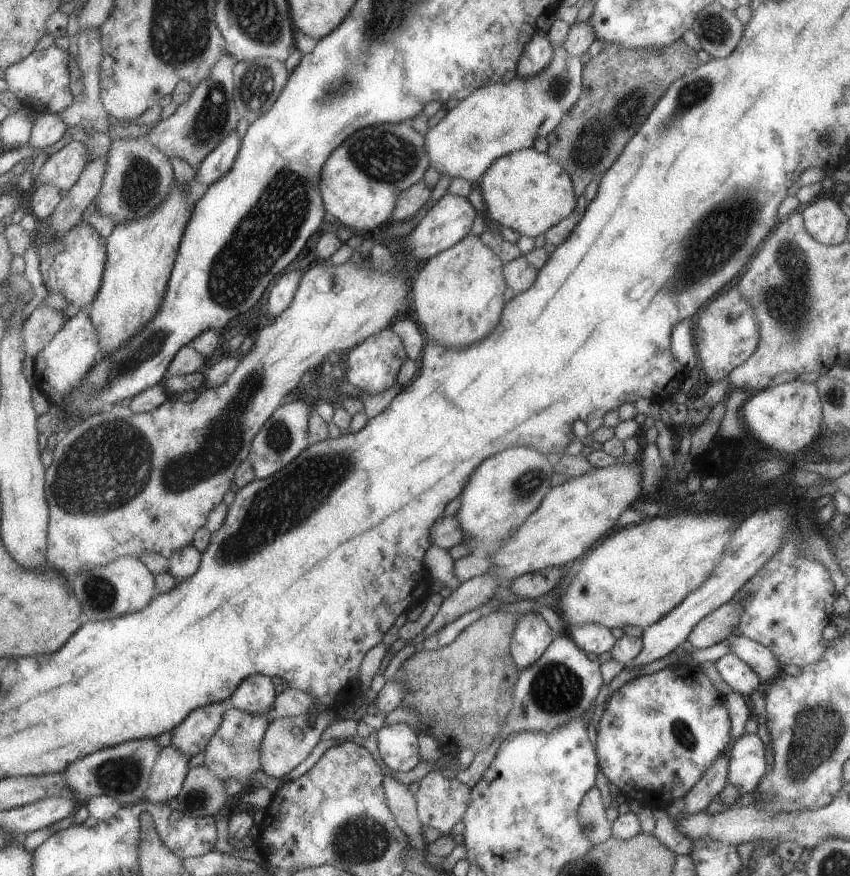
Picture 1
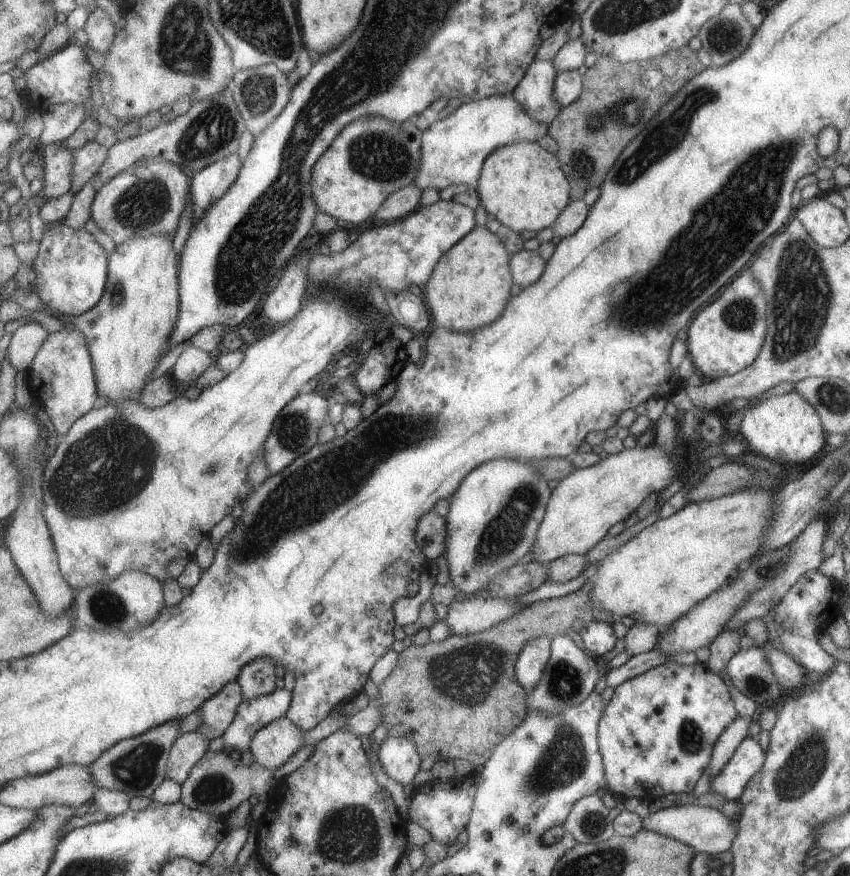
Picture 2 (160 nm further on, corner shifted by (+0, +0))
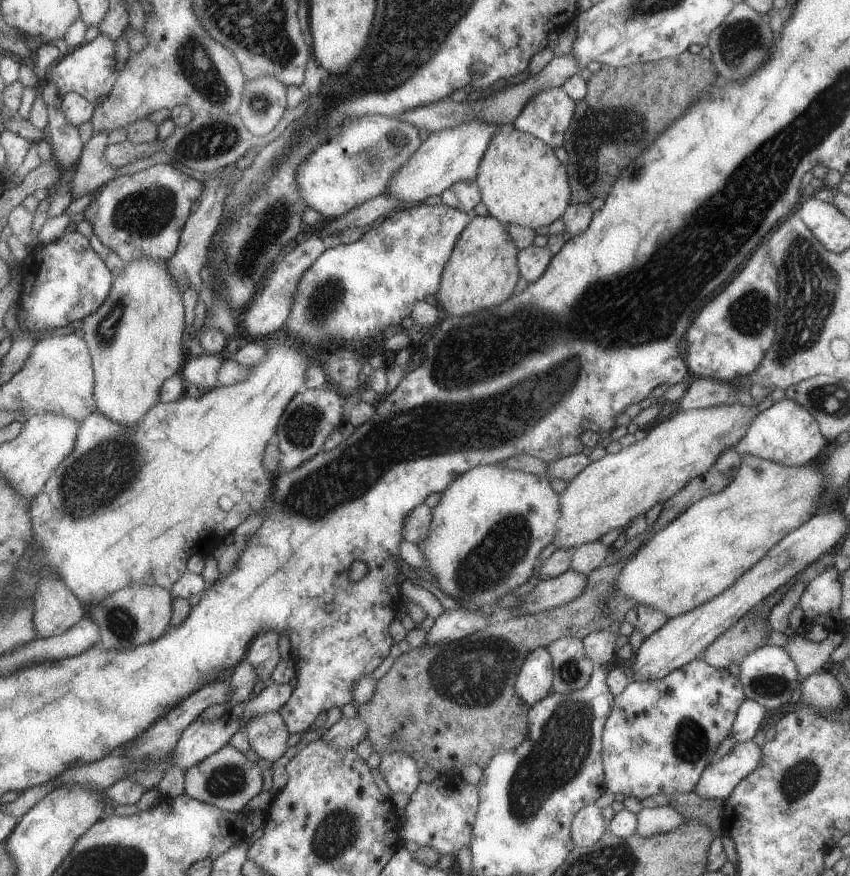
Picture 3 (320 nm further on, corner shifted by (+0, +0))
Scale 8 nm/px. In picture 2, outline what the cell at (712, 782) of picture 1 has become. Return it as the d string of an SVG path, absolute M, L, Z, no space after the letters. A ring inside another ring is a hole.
M737 717L732 720L715 741L708 767L710 780L721 770L721 767L731 758L739 743L747 736L747 728L753 717Z

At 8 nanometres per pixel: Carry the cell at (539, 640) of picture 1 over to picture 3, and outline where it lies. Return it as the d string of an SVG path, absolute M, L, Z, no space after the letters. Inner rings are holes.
M546 647L532 650L520 666L514 691L529 706L545 698L552 687L552 660Z

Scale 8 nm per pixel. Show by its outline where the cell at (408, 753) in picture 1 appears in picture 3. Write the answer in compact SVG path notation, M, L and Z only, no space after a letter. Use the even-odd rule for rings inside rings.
M388 754L380 757L378 772L384 778L390 796L398 801L406 799L416 791L420 782L420 770L416 762L407 755Z

